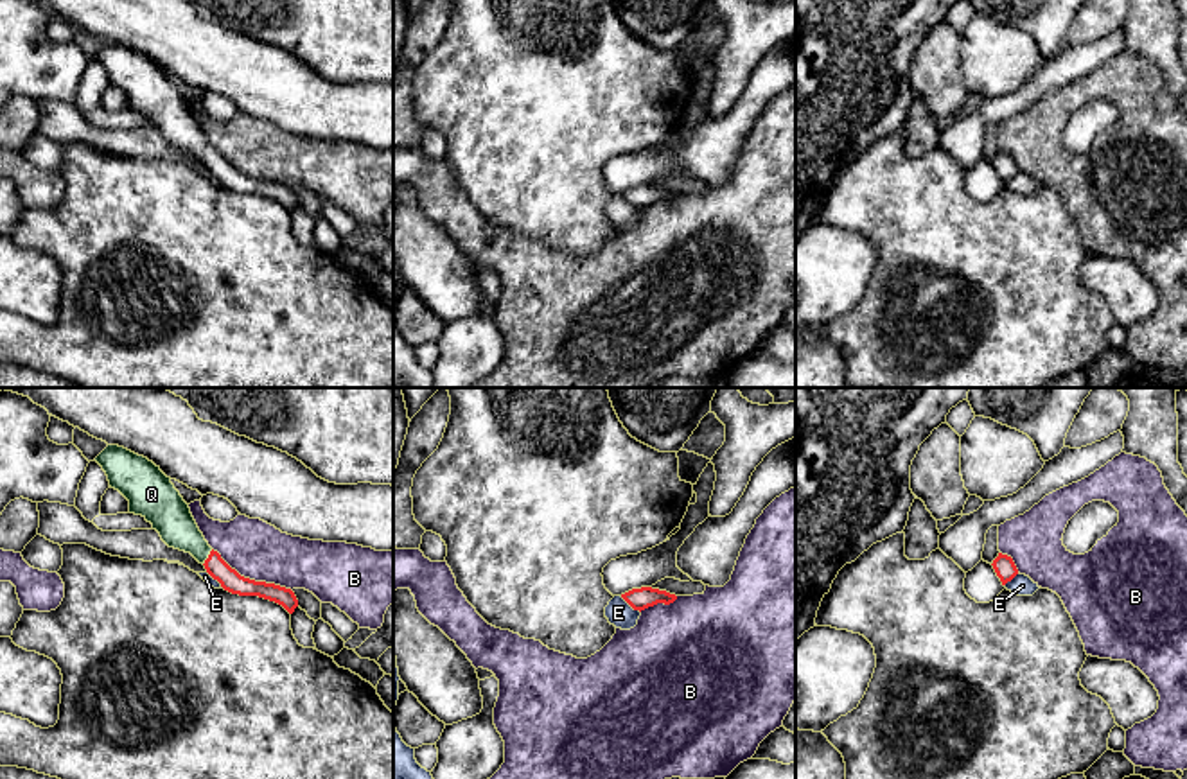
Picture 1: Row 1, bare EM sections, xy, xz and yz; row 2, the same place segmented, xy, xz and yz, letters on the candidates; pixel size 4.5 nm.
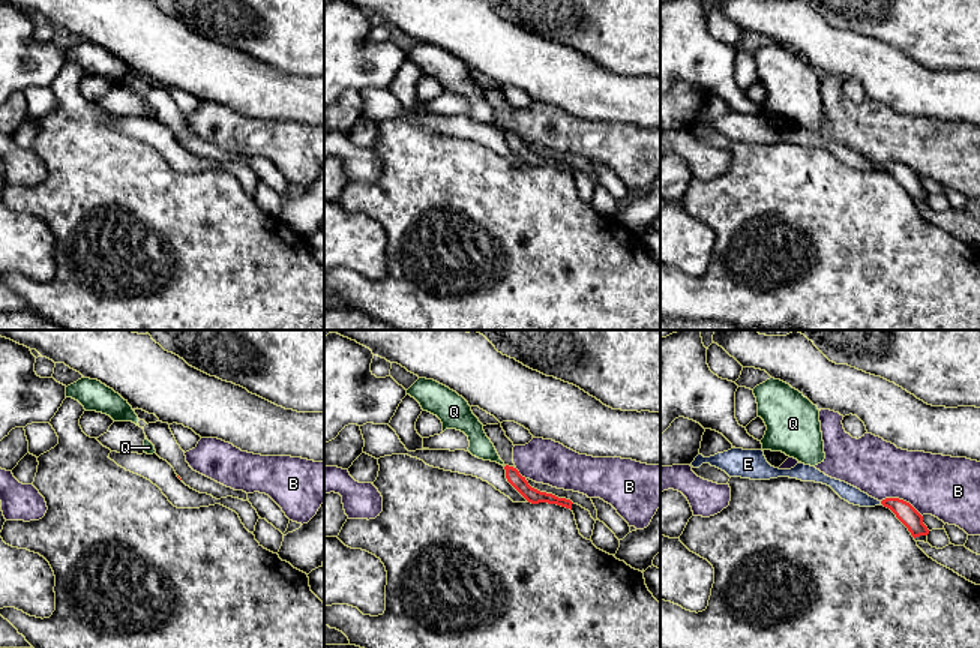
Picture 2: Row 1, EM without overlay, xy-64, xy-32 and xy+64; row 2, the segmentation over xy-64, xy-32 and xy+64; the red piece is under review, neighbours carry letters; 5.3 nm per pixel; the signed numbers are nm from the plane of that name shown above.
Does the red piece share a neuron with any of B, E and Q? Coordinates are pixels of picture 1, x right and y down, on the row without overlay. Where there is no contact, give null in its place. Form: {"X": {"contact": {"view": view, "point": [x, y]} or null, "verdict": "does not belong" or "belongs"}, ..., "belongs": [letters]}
{"B": {"contact": {"view": "xy", "point": [252, 178]}, "verdict": "does not belong"}, "E": {"contact": {"view": "xz", "point": [631, 203]}, "verdict": "does not belong"}, "Q": {"contact": {"view": "xy", "point": [209, 155]}, "verdict": "belongs"}, "belongs": ["Q"]}

